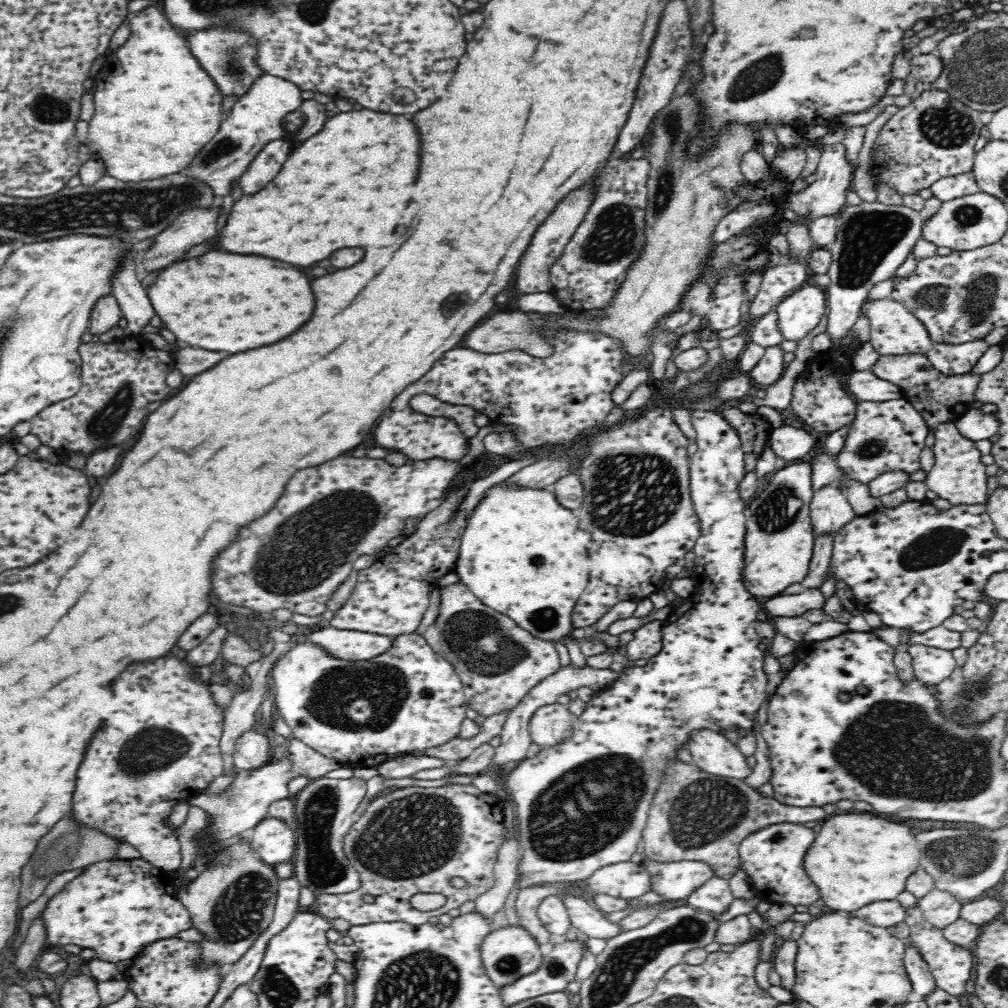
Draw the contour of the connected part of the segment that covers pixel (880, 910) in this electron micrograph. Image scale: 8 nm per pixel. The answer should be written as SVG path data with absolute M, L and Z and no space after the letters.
M872 902L850 914L864 919L871 926L890 928L906 918L906 910L898 902Z

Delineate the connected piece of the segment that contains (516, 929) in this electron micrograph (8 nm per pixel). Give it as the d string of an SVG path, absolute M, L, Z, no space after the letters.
M508 925L504 928L498 928L498 930L491 930L490 934L484 938L481 947L486 973L498 988L509 982L514 982L524 974L530 974L542 964L543 956L540 946L539 941L520 925Z

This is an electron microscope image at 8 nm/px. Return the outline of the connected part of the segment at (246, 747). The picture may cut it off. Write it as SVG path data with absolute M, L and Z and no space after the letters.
M247 731L236 740L233 764L236 768L250 770L265 766L269 760L271 736Z

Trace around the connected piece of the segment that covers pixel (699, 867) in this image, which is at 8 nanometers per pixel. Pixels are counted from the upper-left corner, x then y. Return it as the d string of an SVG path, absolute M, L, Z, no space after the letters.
M698 860L643 864L652 874L652 891L660 893L664 901L685 901L694 890L715 878L713 867Z

